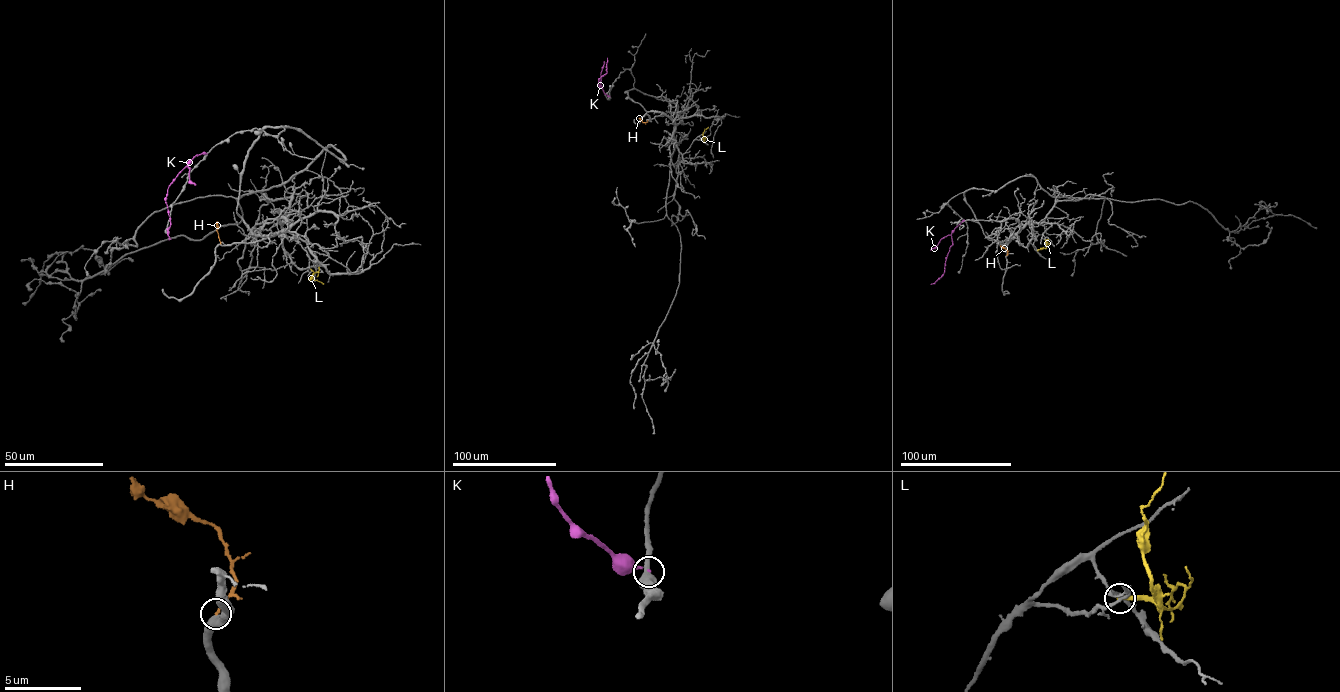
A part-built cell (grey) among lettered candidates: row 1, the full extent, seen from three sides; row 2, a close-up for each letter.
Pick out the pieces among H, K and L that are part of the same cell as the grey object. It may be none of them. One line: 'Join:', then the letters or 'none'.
Join: none

